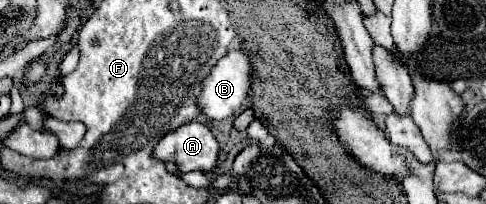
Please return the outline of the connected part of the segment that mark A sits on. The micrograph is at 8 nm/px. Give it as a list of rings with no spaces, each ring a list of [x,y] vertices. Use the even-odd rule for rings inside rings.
[[[189,121],[175,131],[169,131],[153,149],[153,157],[167,163],[175,163],[183,173],[205,171],[209,173],[217,165],[219,143],[199,121]]]

